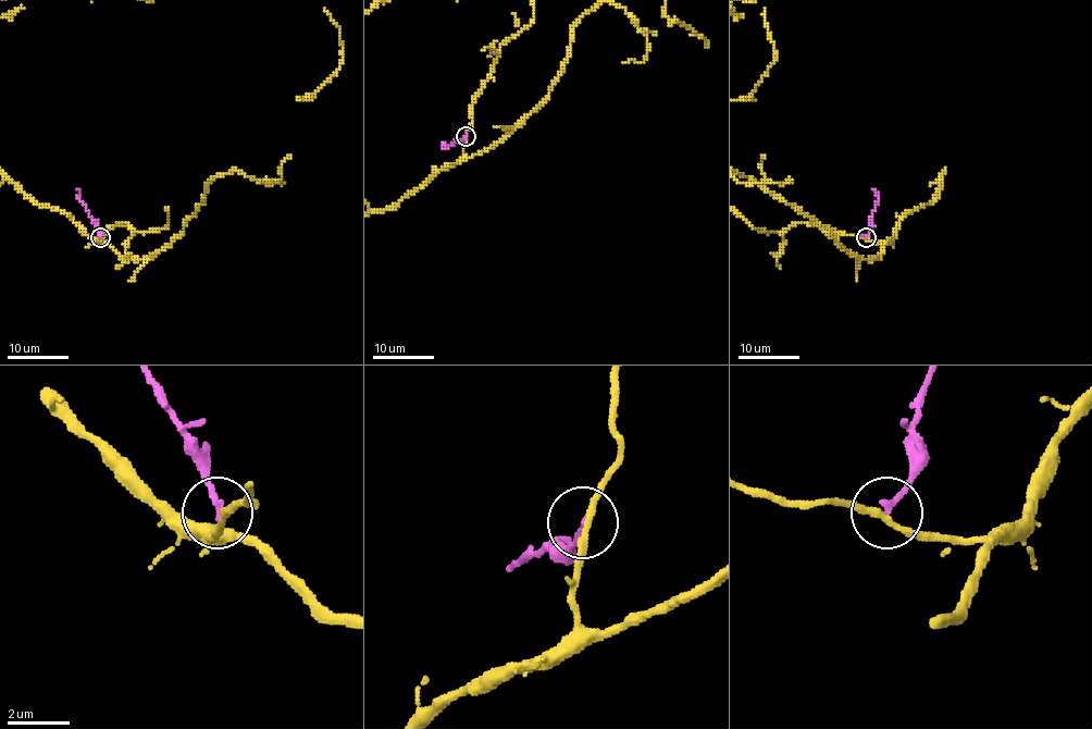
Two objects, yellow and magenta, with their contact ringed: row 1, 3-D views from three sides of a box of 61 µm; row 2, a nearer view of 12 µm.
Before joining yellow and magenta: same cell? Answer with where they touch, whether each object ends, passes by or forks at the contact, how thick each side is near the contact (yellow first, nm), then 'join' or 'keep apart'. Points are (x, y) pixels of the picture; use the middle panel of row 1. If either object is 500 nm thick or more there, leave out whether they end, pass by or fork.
at (466, 136); yellow passes by; magenta ends there; 220 nm thick on the yellow side, 200 nm on the other; keep apart

